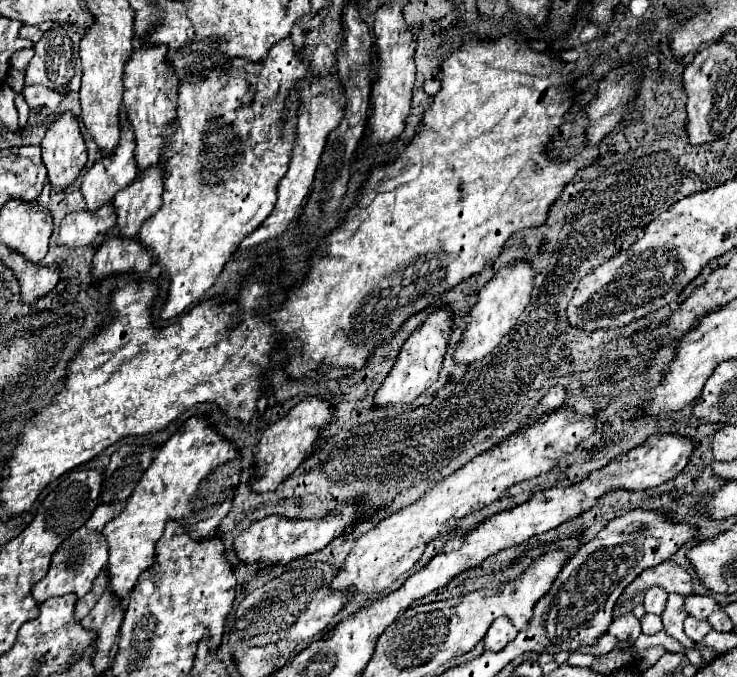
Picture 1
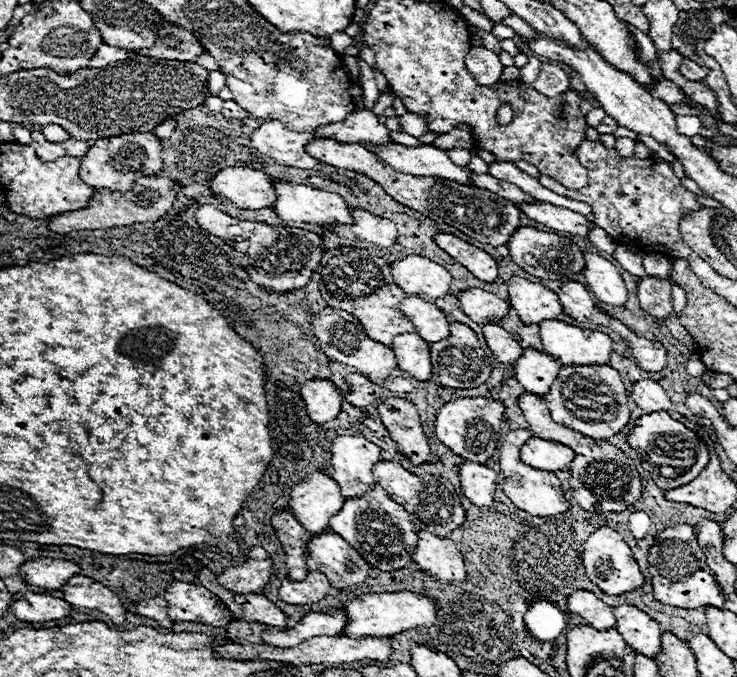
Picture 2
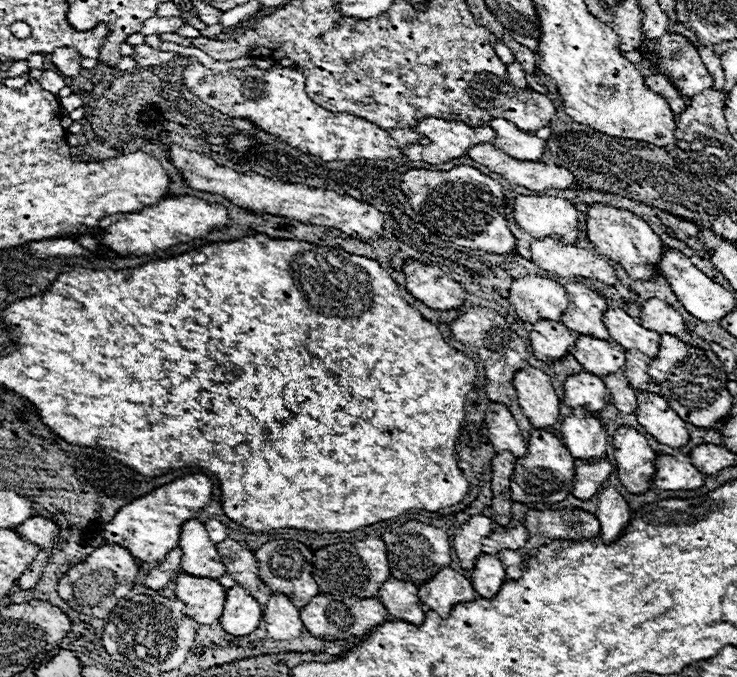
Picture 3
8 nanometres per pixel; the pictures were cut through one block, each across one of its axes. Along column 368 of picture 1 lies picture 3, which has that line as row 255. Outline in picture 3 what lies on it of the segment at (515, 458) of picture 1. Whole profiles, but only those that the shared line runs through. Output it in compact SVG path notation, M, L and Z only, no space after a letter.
M538 238L530 244L530 254L538 268L560 278L584 276L602 284L618 284L614 268L584 248L564 244L554 238Z

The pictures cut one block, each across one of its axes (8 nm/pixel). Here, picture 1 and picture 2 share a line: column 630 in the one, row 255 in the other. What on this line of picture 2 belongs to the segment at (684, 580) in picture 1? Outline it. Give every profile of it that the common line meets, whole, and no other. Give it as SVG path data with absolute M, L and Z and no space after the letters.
M584 252L582 274L598 300L612 304L612 306L624 306L628 292L626 292L622 276L618 274L614 264L610 264L606 258L602 258L598 254Z

